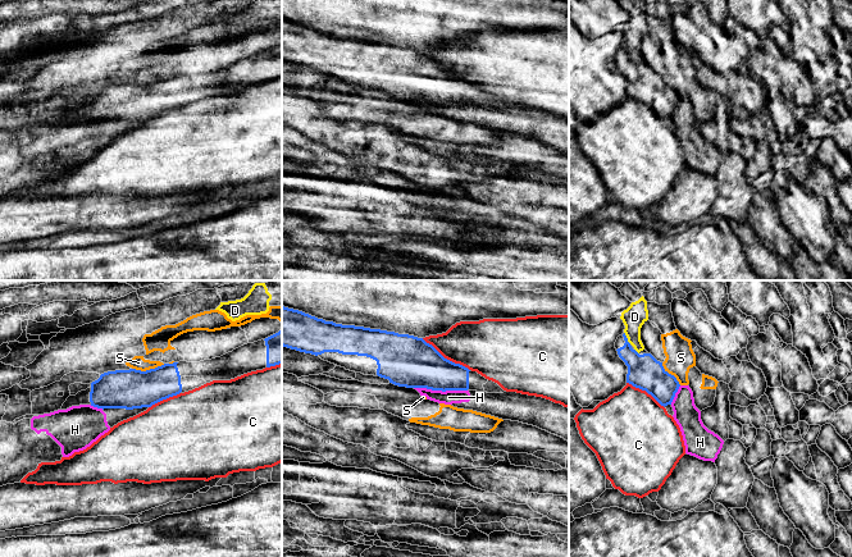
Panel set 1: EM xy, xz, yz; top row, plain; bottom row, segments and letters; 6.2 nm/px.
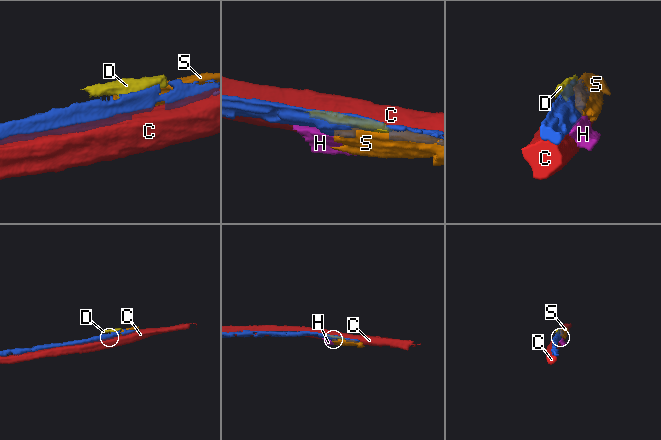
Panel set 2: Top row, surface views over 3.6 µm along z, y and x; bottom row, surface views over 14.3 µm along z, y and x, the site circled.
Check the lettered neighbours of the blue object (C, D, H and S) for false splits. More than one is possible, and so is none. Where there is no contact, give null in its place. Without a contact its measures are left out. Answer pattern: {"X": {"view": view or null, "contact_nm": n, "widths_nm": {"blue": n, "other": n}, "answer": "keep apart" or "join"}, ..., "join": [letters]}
{"C": {"view": "xz", "contact_nm": 360, "widths_nm": {"blue": 320, "other": 320}, "answer": "keep apart"}, "D": {"view": "yz", "contact_nm": 90, "widths_nm": {"blue": 220, "other": 140}, "answer": "keep apart"}, "H": {"view": "xz", "contact_nm": 340, "widths_nm": {"blue": 320, "other": 90}, "answer": "keep apart"}, "S": {"view": "xy", "contact_nm": 220, "widths_nm": {"blue": 240, "other": 90}, "answer": "keep apart"}, "join": []}

